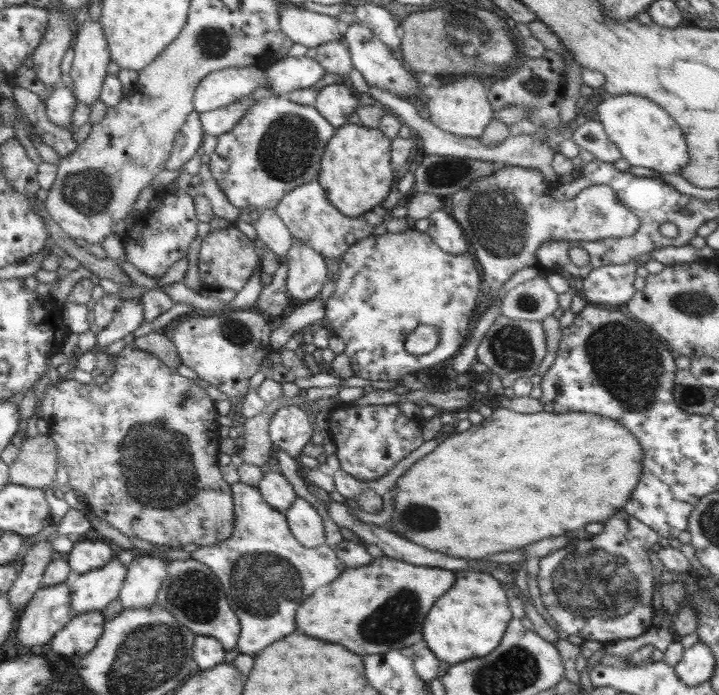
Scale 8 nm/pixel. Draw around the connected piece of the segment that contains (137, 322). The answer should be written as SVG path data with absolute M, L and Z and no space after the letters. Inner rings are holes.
M140 298L121 301L112 322L97 334L98 349L110 346L112 342L118 342L125 336L134 333L145 322L143 312Z

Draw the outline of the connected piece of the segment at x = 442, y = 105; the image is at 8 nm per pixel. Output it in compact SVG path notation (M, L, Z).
M472 74L462 76L454 82L429 88L428 102L424 106L430 112L430 122L438 128L464 138L478 139L490 121L496 118L498 110L495 110L488 100L486 84L482 84Z

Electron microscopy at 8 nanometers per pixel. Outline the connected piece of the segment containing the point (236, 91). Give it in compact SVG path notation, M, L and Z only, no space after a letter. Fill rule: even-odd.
M262 65L217 70L207 74L197 84L193 106L200 113L210 112L248 98L265 82Z

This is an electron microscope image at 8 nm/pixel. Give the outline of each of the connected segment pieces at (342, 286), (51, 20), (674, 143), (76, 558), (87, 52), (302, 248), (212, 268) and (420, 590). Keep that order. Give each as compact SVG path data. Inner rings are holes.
M414 228L406 232L370 235L352 244L338 260L334 286L334 294L323 303L325 318L331 323L332 333L344 340L345 353L354 376L380 382L403 379L417 370L456 356L476 324L475 308L482 289L480 274L470 254L448 254L434 244L427 232L418 232ZM421 325L436 326L439 329L439 341L436 348L426 354L410 354L404 344L407 337Z
M50 6L46 10L48 11L48 23L47 30L44 38L40 41L40 45L34 49L34 53L31 54L32 61L34 61L34 70L38 74L38 80L44 82L46 90L52 92L54 87L61 83L61 70L60 65L62 63L64 54L67 54L67 50L70 47L72 39L72 30L70 30L70 24L73 22L70 16L66 16L64 12L60 12L60 6Z
M636 94L609 95L597 104L595 114L628 164L644 166L660 173L680 174L680 170L690 162L682 129L666 110L652 100L638 98Z
M103 540L78 541L68 553L67 563L72 571L84 574L108 564L116 553L113 545Z
M87 18L76 36L73 46L73 64L69 72L74 85L72 94L77 102L92 106L101 94L104 78L111 62L108 42L104 38L100 20Z
M293 238L286 258L288 296L298 299L301 303L319 298L324 283L329 279L323 256L314 253L302 240Z
M238 227L210 231L200 246L200 280L205 289L227 289L240 292L248 283L254 270L260 269L260 250Z
M385 555L372 558L370 566L345 568L330 584L302 601L296 609L296 628L306 636L342 644L360 656L414 647L422 644L422 622L430 606L454 582L456 575L451 570L414 566Z

